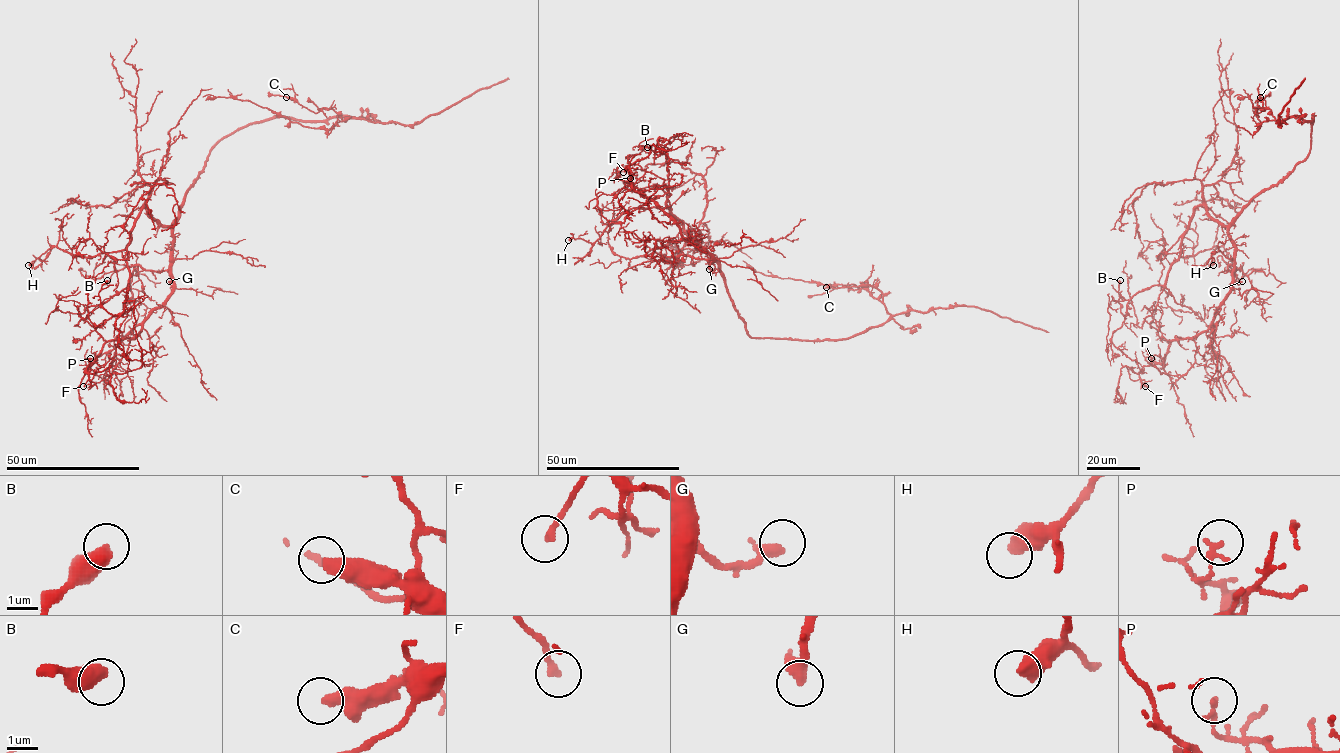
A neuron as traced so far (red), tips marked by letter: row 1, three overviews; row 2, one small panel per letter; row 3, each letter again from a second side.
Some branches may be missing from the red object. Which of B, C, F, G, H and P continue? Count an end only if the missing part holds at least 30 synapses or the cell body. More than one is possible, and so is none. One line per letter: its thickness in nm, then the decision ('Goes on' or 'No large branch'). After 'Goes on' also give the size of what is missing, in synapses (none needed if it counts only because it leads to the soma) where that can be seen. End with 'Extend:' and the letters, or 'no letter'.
B: Thickness 550 nm. No large branch
C: Thickness 400 nm. No large branch
F: Thickness 200 nm. No large branch
G: Thickness 440 nm. Goes on. Roughly 60 synapses
H: Thickness 500 nm. No large branch
P: Thickness 190 nm. No large branch
Extend: G

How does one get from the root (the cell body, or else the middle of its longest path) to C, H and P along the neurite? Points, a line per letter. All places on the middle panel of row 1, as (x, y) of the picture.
C: (730, 296), (747, 332), (755, 338), (849, 338), (882, 326), (890, 316), (885, 305), (862, 287), (826, 287)
H: (730, 296), (717, 263), (688, 234), (668, 208), (629, 208), (593, 243), (581, 239), (568, 240)
P: (730, 296), (713, 255), (711, 261), (699, 245), (687, 241), (670, 217), (632, 188), (630, 178)

